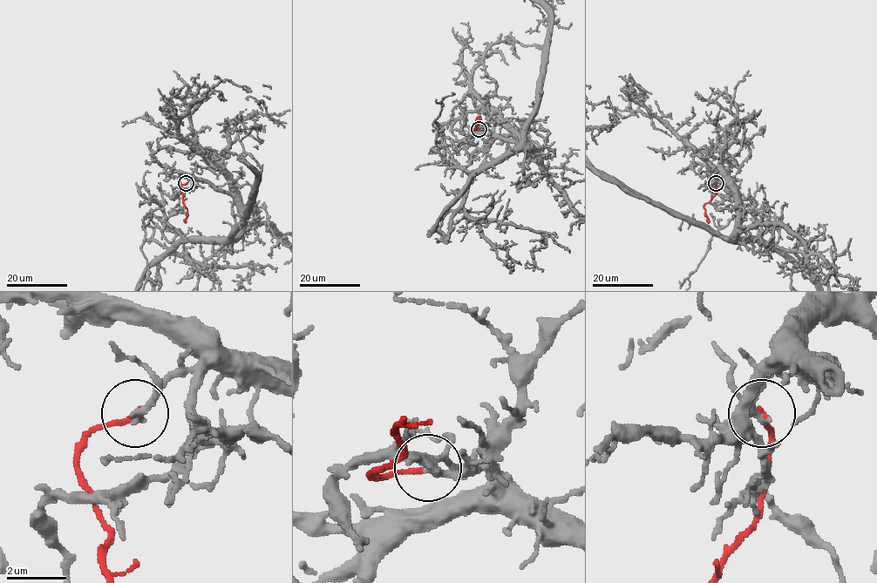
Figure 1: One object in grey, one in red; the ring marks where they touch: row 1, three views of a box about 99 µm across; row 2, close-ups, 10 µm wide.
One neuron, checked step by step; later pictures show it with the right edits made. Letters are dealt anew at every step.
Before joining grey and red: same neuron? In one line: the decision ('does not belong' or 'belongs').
does not belong

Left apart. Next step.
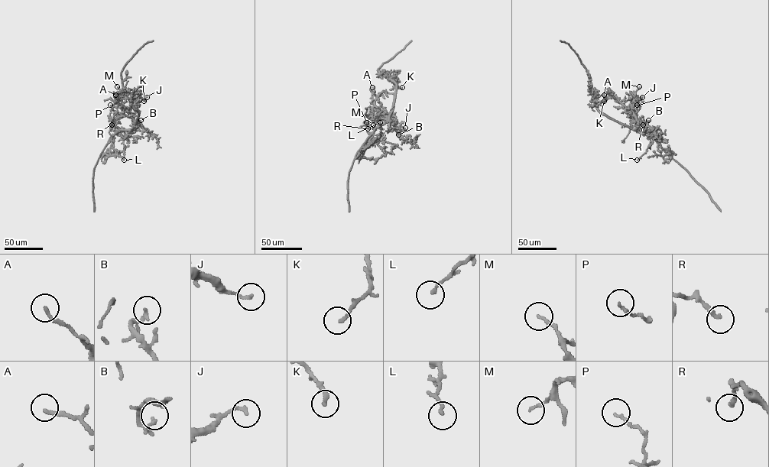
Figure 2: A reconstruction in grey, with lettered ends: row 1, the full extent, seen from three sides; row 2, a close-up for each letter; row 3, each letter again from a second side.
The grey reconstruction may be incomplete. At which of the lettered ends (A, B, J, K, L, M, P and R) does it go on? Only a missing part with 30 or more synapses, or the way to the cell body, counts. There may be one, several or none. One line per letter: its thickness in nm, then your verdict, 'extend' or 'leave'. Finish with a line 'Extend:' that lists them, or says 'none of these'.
A: 170 nm thick; leave
B: 110 nm thick; leave
J: 180 nm thick; leave
K: 200 nm thick; leave
L: 170 nm thick; leave
M: 150 nm thick; leave
P: 140 nm thick; leave
R: 220 nm thick; leave
Extend: none of these

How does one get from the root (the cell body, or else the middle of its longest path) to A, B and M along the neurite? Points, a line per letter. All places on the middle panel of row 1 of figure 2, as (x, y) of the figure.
A: (389, 115), (391, 121), (375, 105), (372, 99), (374, 89), (372, 87)
B: (389, 115), (389, 120), (398, 134)
M: (389, 115), (391, 121), (384, 118), (373, 124)

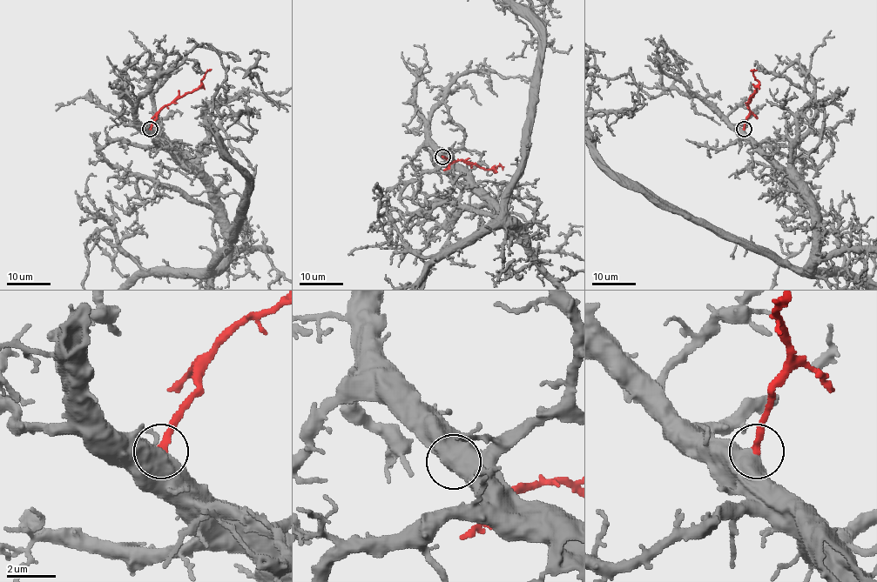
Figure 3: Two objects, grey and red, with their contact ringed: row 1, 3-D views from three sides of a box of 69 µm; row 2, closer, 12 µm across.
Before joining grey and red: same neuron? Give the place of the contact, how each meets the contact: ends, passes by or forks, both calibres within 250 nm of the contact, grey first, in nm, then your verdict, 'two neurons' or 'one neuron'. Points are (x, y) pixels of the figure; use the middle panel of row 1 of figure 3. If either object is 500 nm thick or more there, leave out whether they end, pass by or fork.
place (442, 157); calibres 650 and 300 nm; one neuron

